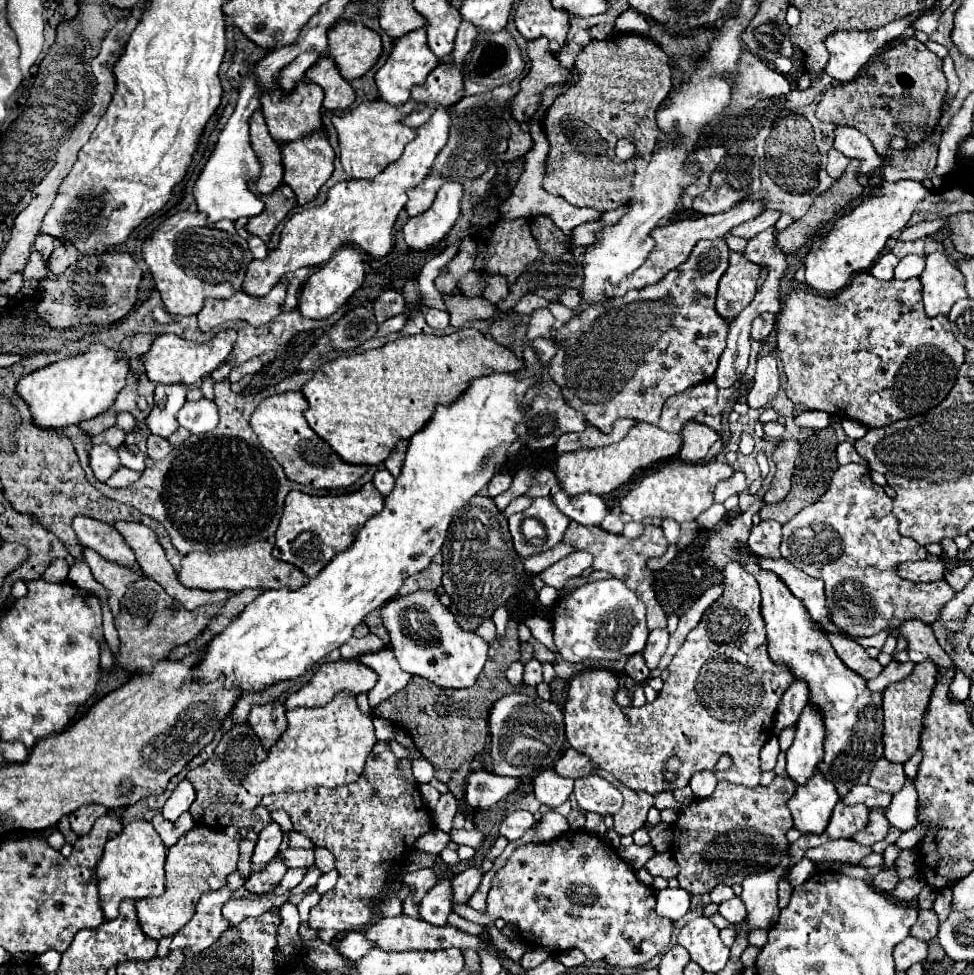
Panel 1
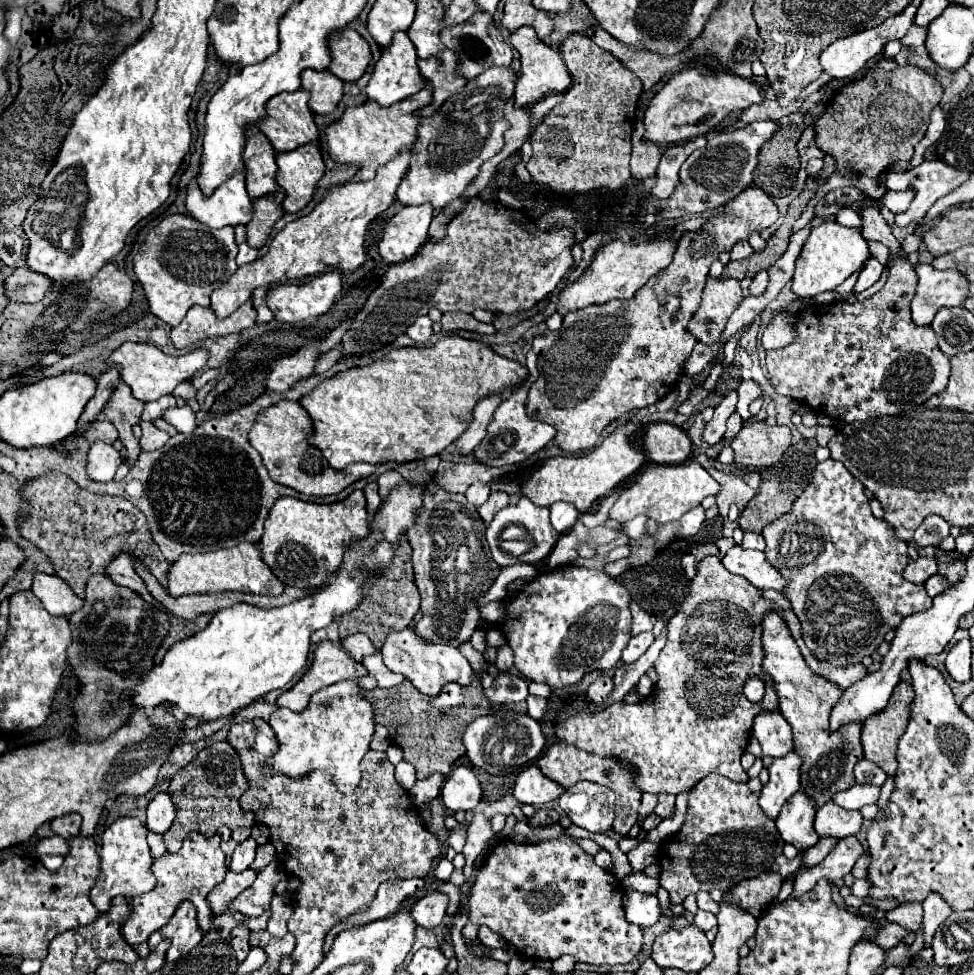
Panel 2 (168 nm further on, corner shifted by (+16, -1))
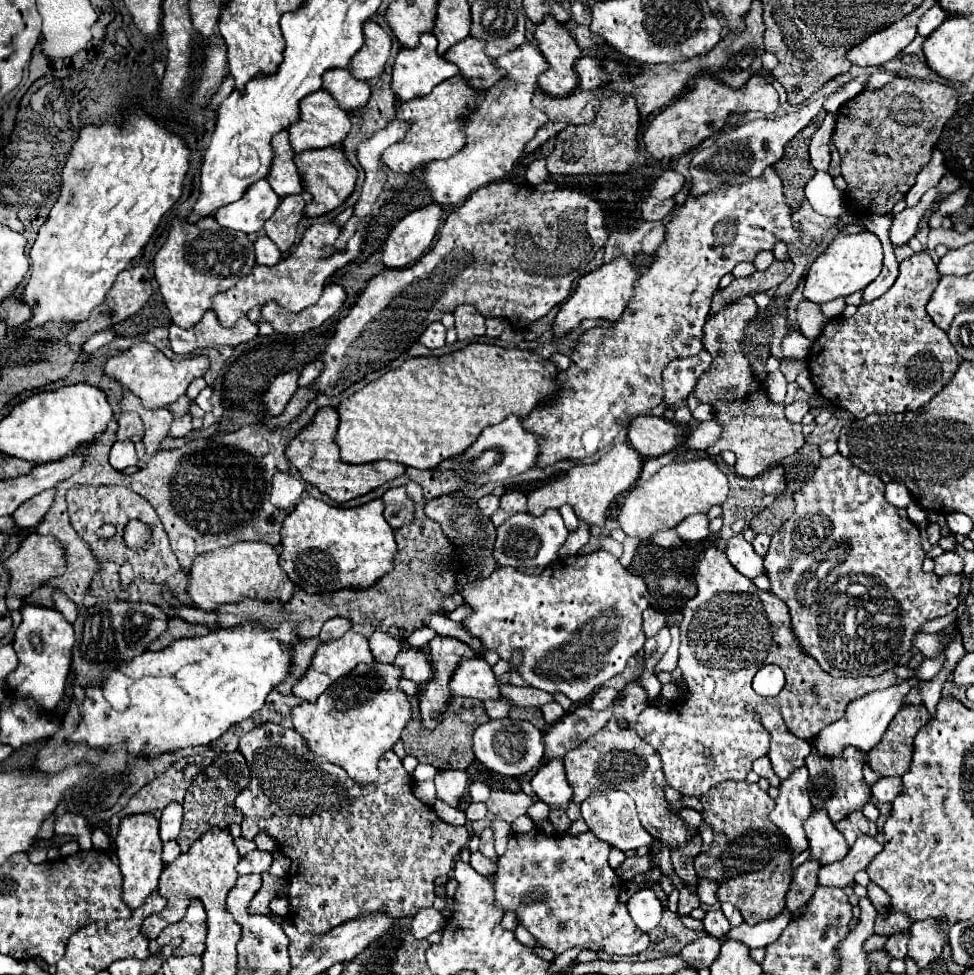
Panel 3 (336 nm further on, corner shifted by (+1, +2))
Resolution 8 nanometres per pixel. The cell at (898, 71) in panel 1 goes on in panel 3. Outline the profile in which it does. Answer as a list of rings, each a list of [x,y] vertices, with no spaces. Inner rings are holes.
[[[895,79],[877,91],[863,91],[855,99],[847,101],[837,113],[837,127],[833,133],[833,143],[841,155],[841,175],[847,181],[843,193],[845,203],[855,215],[891,215],[897,201],[901,201],[907,191],[915,185],[917,173],[927,165],[935,141],[943,131],[943,125],[953,117],[957,109],[957,91],[953,87],[933,83],[933,81],[909,81]]]

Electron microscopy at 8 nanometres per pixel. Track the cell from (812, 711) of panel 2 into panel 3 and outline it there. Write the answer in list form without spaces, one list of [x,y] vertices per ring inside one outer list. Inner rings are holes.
[[[813,749],[805,761],[805,767],[809,771],[809,795],[811,795],[813,809],[817,811],[825,809],[833,823],[841,821],[853,811],[863,809],[863,805],[869,801],[871,795],[869,791],[871,787],[867,787],[867,783],[863,781],[863,773],[861,773],[863,765],[865,765],[865,757],[855,749],[847,749],[843,757],[835,757],[835,759],[819,757],[819,753],[815,753]]]

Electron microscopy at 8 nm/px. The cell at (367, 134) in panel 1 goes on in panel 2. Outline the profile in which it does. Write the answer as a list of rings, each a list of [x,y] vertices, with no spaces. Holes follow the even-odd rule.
[[[428,88],[416,92],[414,96],[396,102],[388,108],[382,108],[376,102],[364,102],[360,106],[348,108],[340,120],[332,122],[326,128],[326,138],[328,138],[328,154],[336,164],[354,164],[356,166],[356,178],[358,180],[370,180],[378,166],[386,164],[388,160],[392,160],[402,148],[412,146],[416,142],[416,124],[418,118],[414,118],[412,114],[418,108],[424,108],[426,104],[430,104],[432,92]]]

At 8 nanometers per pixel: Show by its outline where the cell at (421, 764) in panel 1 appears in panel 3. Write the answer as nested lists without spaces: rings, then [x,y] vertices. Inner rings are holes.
[[[419,765],[413,773],[413,779],[415,781],[427,781],[427,779],[433,779],[437,775],[437,769],[431,767],[431,765]]]

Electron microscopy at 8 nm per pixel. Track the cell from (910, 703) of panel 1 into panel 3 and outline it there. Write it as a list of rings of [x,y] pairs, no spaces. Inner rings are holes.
[[[925,705],[903,707],[889,723],[883,741],[867,755],[867,765],[879,777],[901,777],[907,773],[913,755],[913,739],[929,721]]]

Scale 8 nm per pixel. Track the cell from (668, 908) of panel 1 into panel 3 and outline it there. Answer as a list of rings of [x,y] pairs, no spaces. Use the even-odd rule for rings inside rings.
[[[641,889],[627,901],[627,911],[633,917],[635,925],[641,931],[649,933],[651,929],[655,929],[655,925],[659,925],[663,905],[651,889]]]

